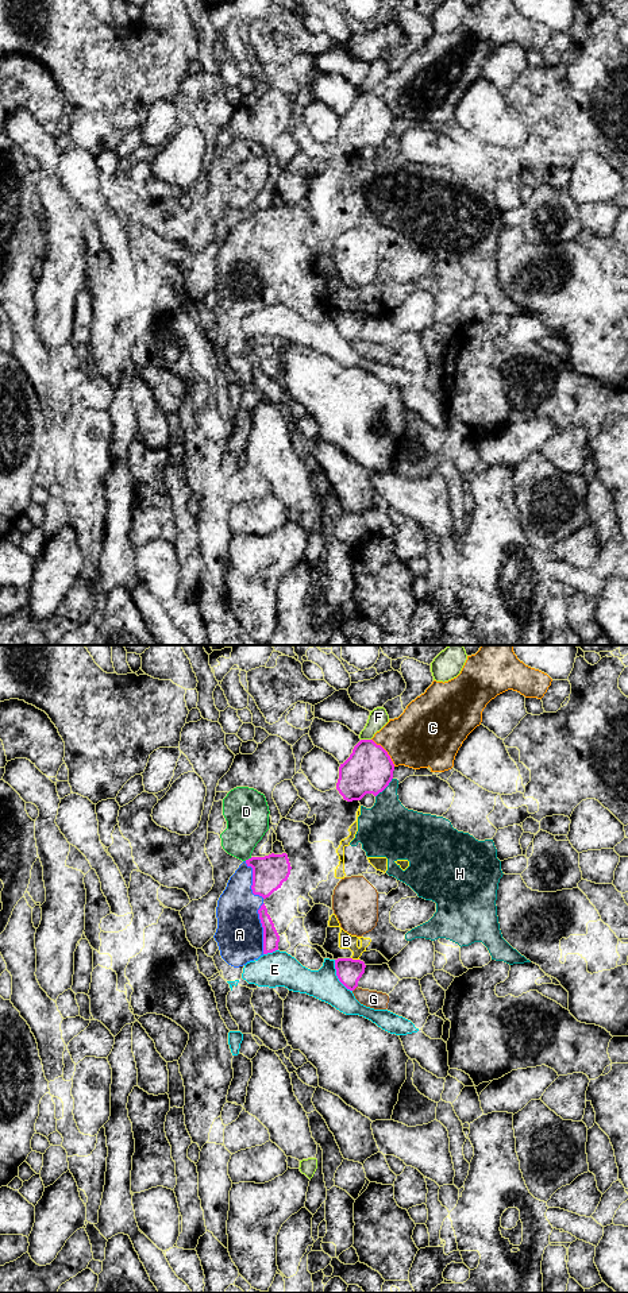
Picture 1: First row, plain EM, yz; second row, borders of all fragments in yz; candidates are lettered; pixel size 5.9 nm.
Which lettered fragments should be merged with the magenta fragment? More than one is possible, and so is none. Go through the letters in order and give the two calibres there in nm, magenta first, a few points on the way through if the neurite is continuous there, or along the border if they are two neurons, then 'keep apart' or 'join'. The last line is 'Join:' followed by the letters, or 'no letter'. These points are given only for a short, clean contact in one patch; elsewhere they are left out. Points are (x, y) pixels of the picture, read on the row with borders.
A: calibres 100 and 280 nm; join
B: calibres 150 and 100 nm; keep apart
C: calibres 280 and 380 nm; keep apart
D: calibres 200 and 260 nm; keep apart
E: calibres 150 and 190 nm; keep apart
F: calibres 280 and 110 nm; keep apart
G: calibres 150 and 110 nm; keep apart
H: calibres 280 and 320 nm; keep apart
Join: A

